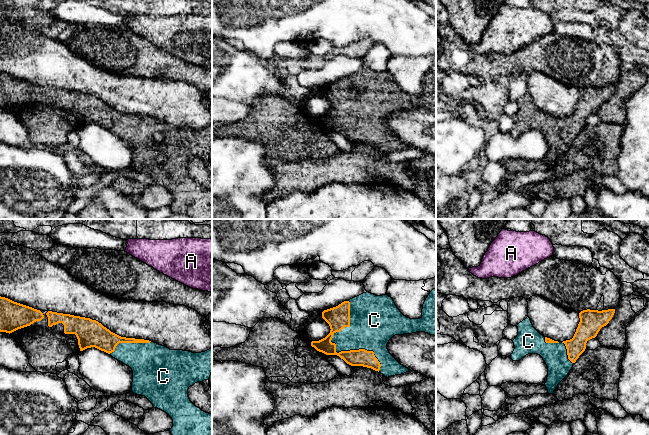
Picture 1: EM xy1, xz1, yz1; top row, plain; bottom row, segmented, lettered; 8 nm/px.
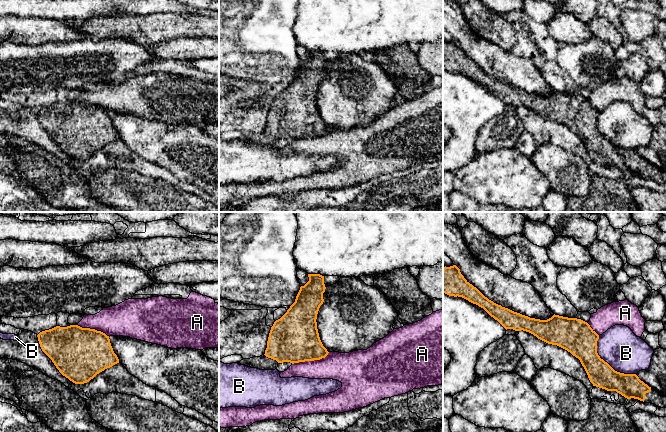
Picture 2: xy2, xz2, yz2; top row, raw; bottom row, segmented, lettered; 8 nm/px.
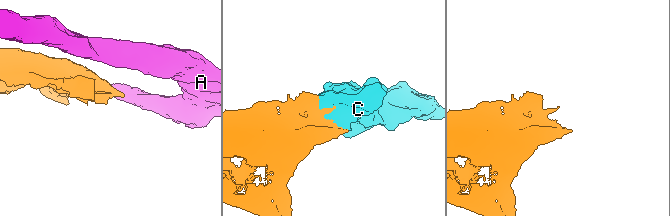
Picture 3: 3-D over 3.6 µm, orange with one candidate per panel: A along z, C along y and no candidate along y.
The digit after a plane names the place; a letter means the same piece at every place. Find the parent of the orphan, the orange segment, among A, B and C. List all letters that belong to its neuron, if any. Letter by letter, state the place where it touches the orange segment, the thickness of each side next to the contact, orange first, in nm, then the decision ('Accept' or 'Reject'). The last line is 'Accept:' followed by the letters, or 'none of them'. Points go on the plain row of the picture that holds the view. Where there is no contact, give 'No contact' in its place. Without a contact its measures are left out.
A: Touches orange at xz2 (310, 136). Thickness 400 nm (orange) against 220 nm. Reject
B: Touches orange at yz2 (606, 138). Thickness 240 nm (orange) against 320 nm. Reject
C: Touches orange at xz1 (335, 127). Thickness 160 nm (orange) against 240 nm. Accept
Accept: C

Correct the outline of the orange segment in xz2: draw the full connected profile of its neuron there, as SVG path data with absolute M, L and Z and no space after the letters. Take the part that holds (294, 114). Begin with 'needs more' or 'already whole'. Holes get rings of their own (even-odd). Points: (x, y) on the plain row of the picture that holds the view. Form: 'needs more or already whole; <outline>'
already whole; M308 50L308 53L309 57L300 63L295 78L271 103L264 131L278 139L290 138L294 140L320 136L329 129L320 116L316 98L319 84L324 78L323 69L326 65L324 52Z

